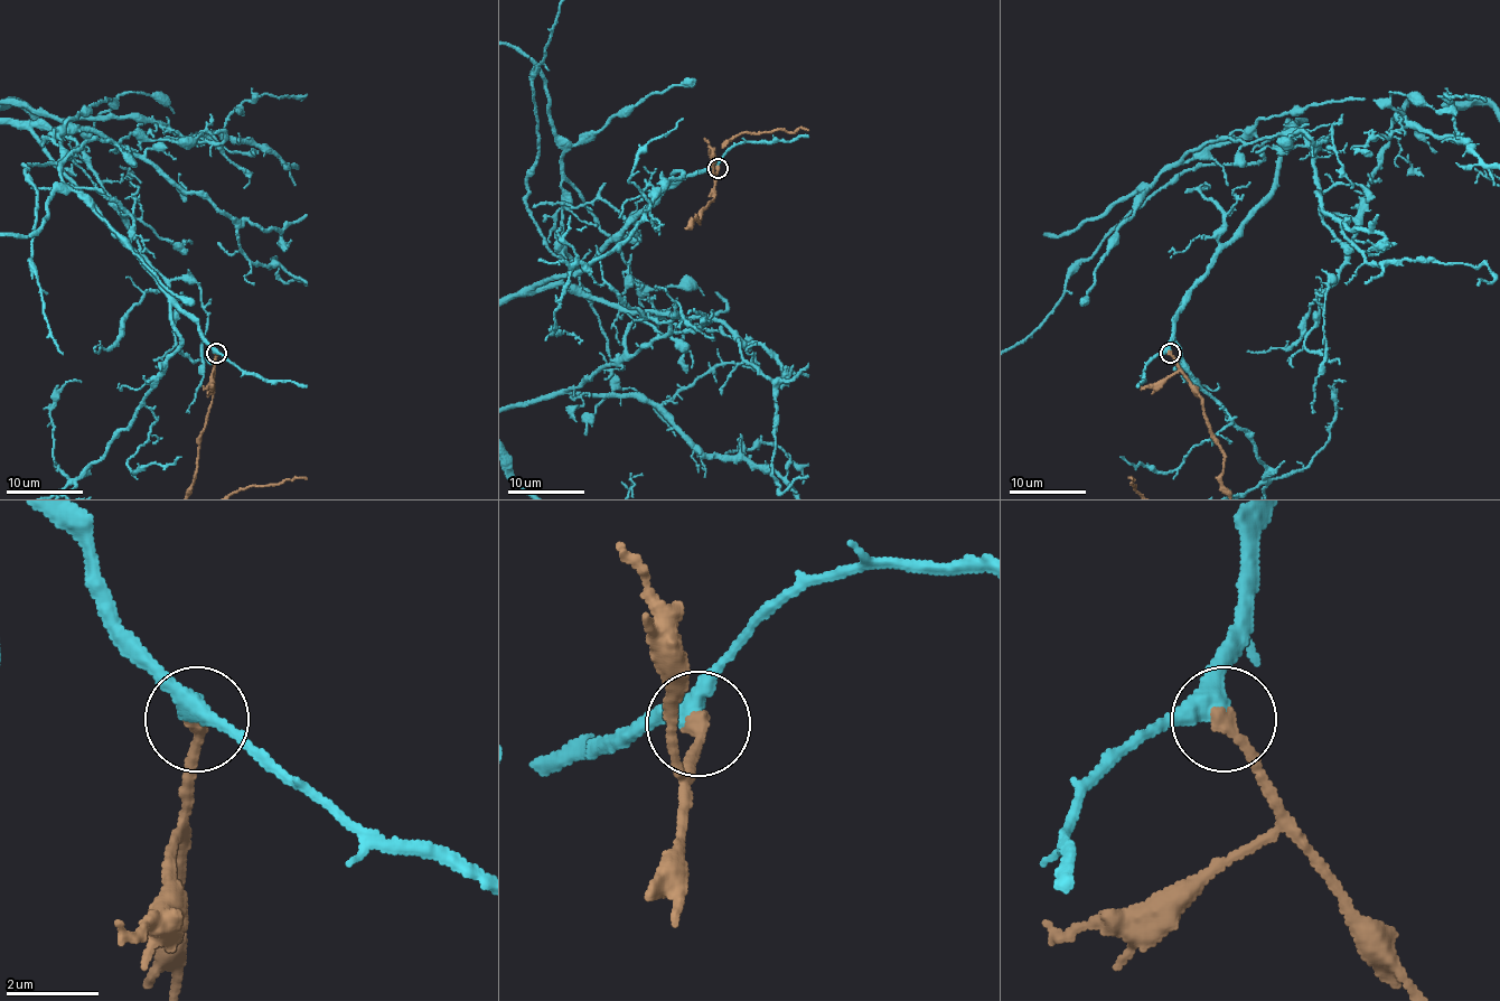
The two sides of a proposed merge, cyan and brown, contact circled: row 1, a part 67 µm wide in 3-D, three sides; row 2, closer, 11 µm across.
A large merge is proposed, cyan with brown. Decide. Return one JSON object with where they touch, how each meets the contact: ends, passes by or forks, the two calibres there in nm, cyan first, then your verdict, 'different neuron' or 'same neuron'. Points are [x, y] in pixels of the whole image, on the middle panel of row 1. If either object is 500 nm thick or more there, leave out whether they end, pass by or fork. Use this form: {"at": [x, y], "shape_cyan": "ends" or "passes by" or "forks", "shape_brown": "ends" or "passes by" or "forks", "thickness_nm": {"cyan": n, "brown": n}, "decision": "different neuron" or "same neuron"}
{"at": [718, 168], "shape_cyan": "passes by", "shape_brown": "ends", "thickness_nm": {"cyan": 400, "brown": 320}, "decision": "same neuron"}

